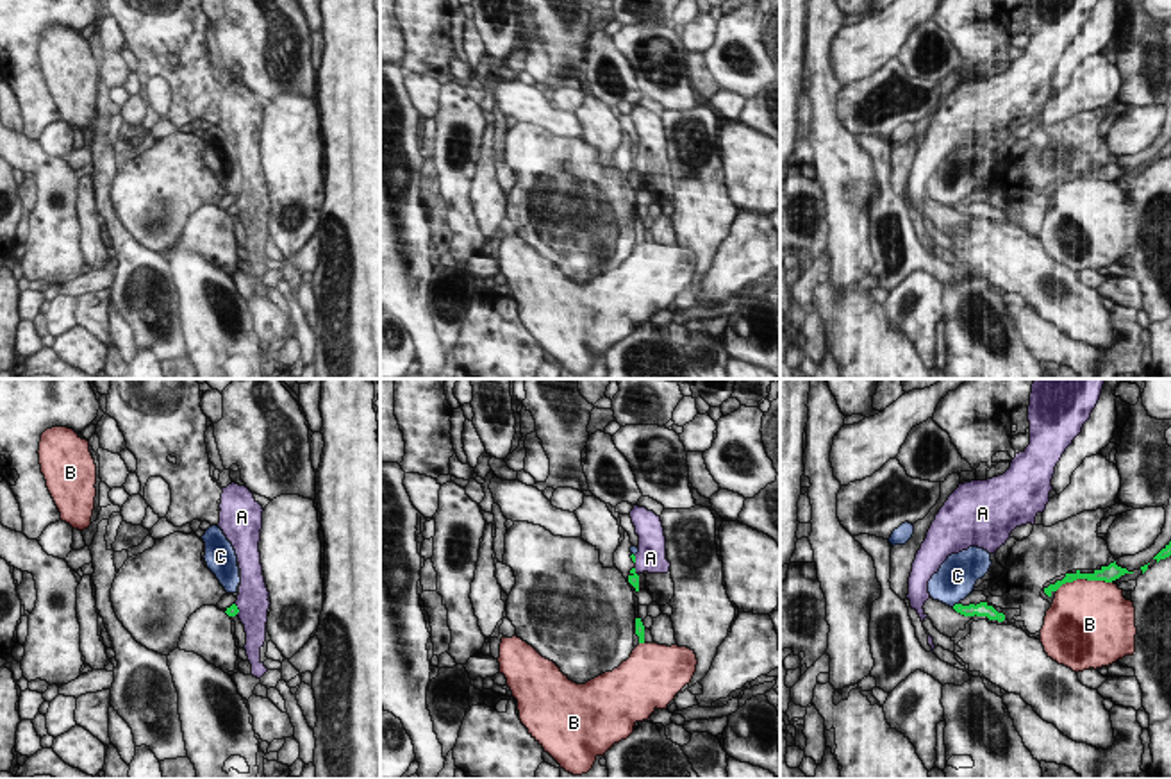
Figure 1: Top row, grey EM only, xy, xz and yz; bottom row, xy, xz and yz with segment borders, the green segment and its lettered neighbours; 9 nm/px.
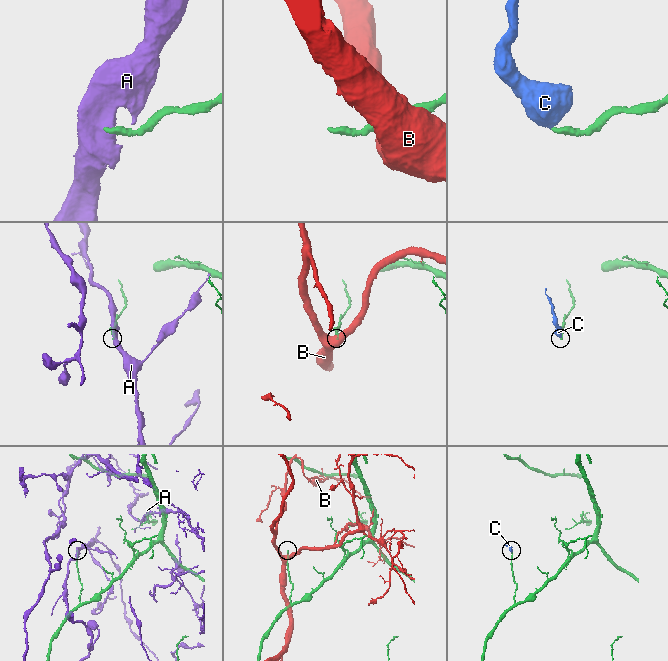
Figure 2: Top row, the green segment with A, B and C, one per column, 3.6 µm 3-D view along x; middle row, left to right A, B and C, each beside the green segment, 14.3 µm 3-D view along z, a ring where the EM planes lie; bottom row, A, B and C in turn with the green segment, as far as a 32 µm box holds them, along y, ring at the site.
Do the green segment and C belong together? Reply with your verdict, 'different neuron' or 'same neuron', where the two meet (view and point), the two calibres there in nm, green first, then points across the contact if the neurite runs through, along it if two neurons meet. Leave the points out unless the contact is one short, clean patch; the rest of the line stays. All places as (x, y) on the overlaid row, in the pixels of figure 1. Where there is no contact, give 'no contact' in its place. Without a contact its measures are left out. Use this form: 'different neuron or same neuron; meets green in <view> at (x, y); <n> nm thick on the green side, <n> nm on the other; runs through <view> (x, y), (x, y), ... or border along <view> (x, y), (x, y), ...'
same neuron; meets green in yz at (955, 604); 130 nm thick on the green side, 360 nm on the other; runs through yz (980, 610), (955, 604), (955, 579)

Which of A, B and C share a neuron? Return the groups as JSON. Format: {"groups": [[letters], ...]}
{"groups": [["A"], ["B"], ["C"]]}

